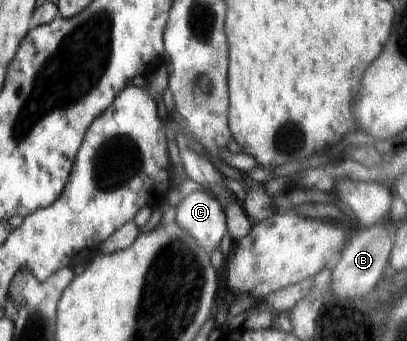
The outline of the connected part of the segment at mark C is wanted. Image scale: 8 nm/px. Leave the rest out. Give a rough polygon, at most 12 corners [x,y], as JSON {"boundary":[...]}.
{"boundary":[[189,187],[176,222],[214,251],[227,231],[224,206]]}

